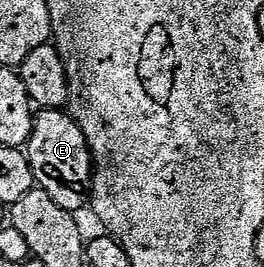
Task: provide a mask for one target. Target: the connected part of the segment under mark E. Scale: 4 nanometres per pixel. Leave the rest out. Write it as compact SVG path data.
M41 109L35 115L32 138L27 142L26 153L39 189L45 190L66 211L76 212L83 202L85 205L94 177L92 149L88 146L88 137L71 113L63 109Z

